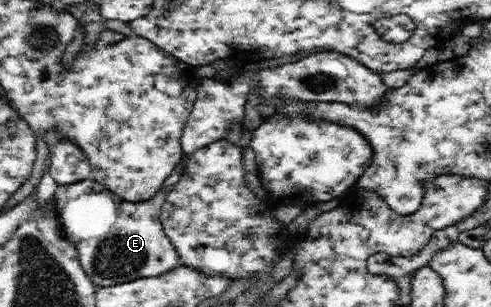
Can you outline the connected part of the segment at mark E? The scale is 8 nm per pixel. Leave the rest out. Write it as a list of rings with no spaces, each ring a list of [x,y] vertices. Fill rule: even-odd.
[[[184,159],[175,166],[155,196],[135,203],[108,194],[105,187],[101,188],[102,198],[77,202],[77,184],[57,185],[53,199],[62,232],[65,239],[75,245],[80,265],[97,288],[161,275],[179,265],[177,251],[164,233],[160,214],[167,193],[177,184],[183,171]]]

